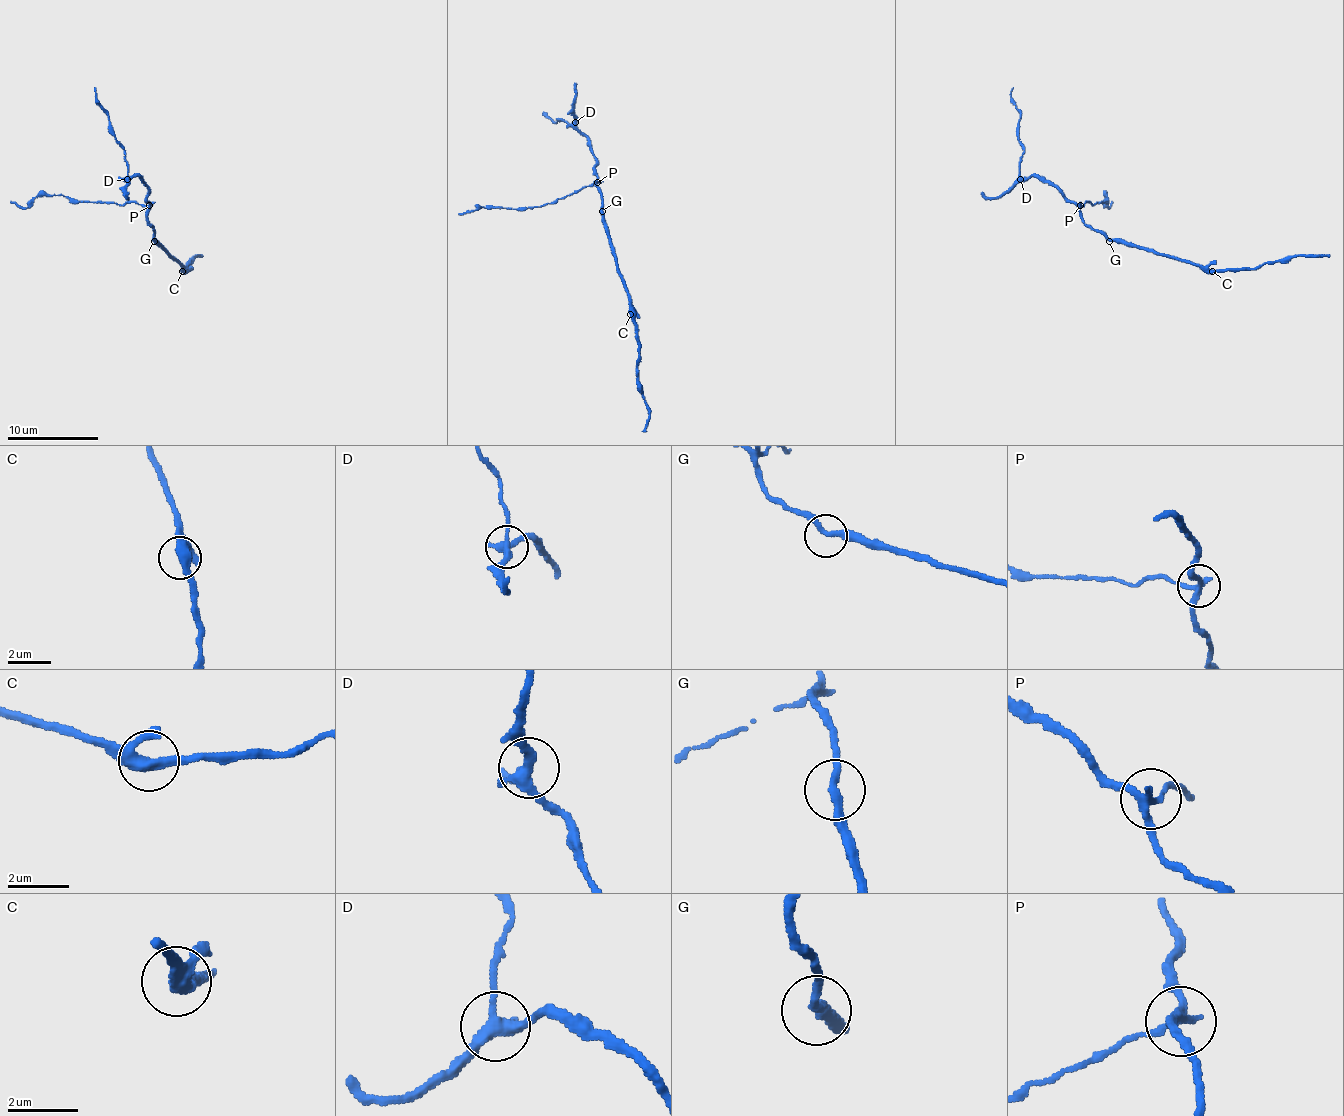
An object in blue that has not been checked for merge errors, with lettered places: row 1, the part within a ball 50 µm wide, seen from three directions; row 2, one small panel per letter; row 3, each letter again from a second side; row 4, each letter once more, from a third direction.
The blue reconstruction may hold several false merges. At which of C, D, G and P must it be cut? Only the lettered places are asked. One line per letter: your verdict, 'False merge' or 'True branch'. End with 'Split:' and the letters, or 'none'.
C: True branch
D: False merge
G: True branch
P: False merge
Split: D, P

